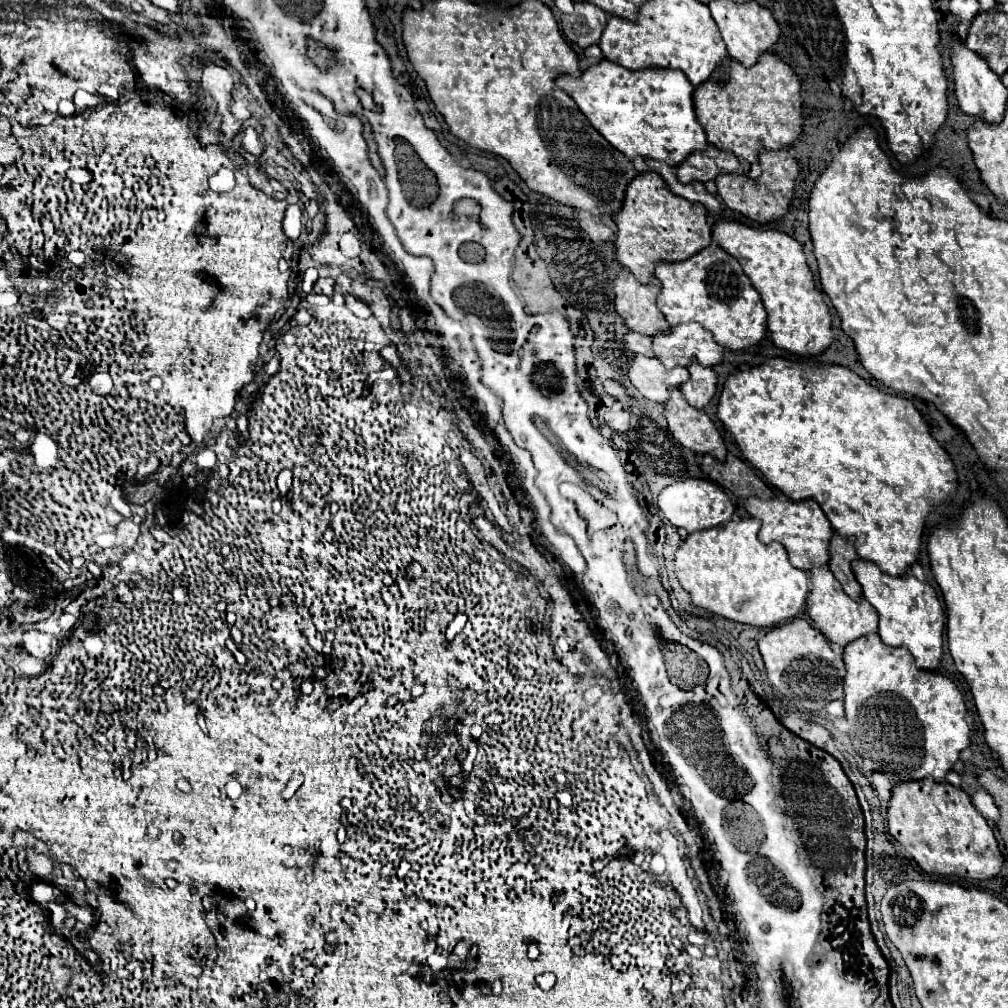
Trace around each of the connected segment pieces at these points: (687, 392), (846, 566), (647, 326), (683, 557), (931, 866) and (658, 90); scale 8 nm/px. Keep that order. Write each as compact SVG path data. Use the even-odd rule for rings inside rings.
M698 362L690 364L690 382L680 386L680 392L684 394L684 398L688 400L690 406L702 410L716 394L716 384L718 384L718 376L712 368L704 368Z
M834 532L832 536L832 542L830 542L830 554L832 554L832 560L830 560L830 570L832 574L836 576L836 580L842 584L844 592L854 598L854 600L860 600L862 596L862 588L852 572L852 562L858 560L856 556L856 548L854 544L848 540L848 538L842 538Z
M626 268L620 270L614 280L616 312L624 318L626 326L638 334L656 336L658 332L670 332L670 326L662 312L658 312L656 296L646 290Z
M746 518L738 522L730 520L728 524L722 524L718 528L694 532L684 540L684 544L676 552L674 564L676 564L676 576L682 588L692 596L694 606L756 628L776 626L794 620L800 614L810 590L808 574L790 564L788 552L782 544L778 542L772 542L770 546L762 544L758 540L758 530L760 530L760 522L756 518Z
M934 778L894 786L888 806L888 832L928 874L990 880L998 876L1004 862L992 828L974 808L970 796L952 784L938 784Z
M602 60L580 78L556 78L556 86L572 96L590 124L630 160L650 158L678 166L692 152L708 148L706 132L694 114L694 86L682 72L664 68L630 72L610 60Z

